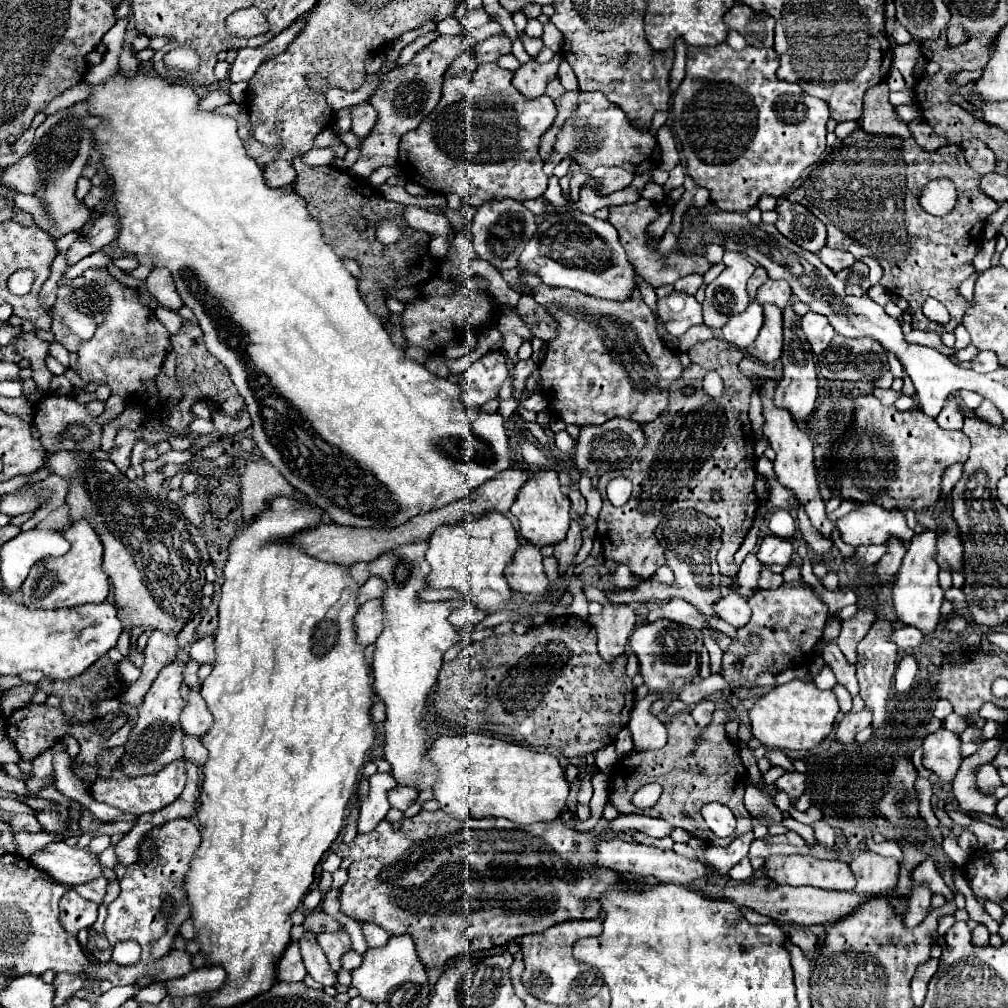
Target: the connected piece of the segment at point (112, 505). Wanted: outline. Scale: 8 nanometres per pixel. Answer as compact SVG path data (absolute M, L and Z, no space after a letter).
M59 450L47 456L45 468L69 482L69 492L65 498L69 518L73 522L87 520L103 542L103 570L109 574L115 586L115 604L119 606L119 620L123 622L123 628L179 634L181 628L201 610L201 588L205 584L203 568L209 564L209 552L201 532L183 516L177 504L169 502L165 496L153 496L137 488L133 480L117 472L117 466L111 460L95 460L83 450Z

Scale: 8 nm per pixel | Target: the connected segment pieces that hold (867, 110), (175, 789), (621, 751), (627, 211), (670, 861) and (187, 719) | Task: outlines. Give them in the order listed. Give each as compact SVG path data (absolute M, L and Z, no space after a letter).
M887 82L869 88L869 92L865 94L861 128L869 134L893 134L903 138L911 136L907 122L903 122L895 114L895 106L889 102Z
M175 760L173 764L165 766L161 772L157 772L157 776L141 776L141 778L127 778L121 774L119 766L113 768L113 776L109 780L101 780L97 778L91 786L91 796L97 802L105 802L125 814L145 814L145 812L157 812L161 808L165 808L167 804L171 804L175 798L179 798L179 794L183 792L185 786L185 762L183 760Z
M623 728L623 730L619 732L619 736L617 736L617 740L615 740L614 744L617 746L616 752L619 758L633 750L633 740L631 740L629 728Z
M641 198L635 204L623 204L623 206L611 206L609 208L609 222L617 228L619 242L623 244L623 248L625 248L625 252L629 256L629 262L635 266L635 272L639 276L643 276L649 284L653 284L657 288L657 286L665 286L665 284L675 284L679 278L689 276L689 274L701 274L703 276L711 266L721 262L725 250L717 248L717 244L709 244L705 256L681 256L675 250L667 260L661 260L655 252L649 250L647 234L645 234L647 226L657 218L659 218L659 214L655 210L655 204L651 200L645 200L645 198Z
M605 840L597 848L597 864L613 868L619 874L635 874L635 876L653 876L661 882L675 882L675 884L693 884L695 880L707 880L709 868L701 860L685 858L675 854L673 850L659 850L659 848L649 848L641 844L631 844L623 840Z
M199 688L191 690L189 700L187 700L185 708L181 710L181 728L183 728L183 732L201 738L211 726L213 726L213 716L211 716Z

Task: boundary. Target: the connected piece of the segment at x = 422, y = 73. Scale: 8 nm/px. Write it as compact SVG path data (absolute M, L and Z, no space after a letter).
M439 36L427 48L417 52L409 64L397 66L391 72L387 72L385 80L377 86L375 94L371 96L371 106L379 114L377 124L373 126L373 132L365 136L365 140L361 140L361 158L349 168L349 172L361 178L369 178L375 168L397 164L397 144L401 136L409 130L415 130L421 124L421 120L437 106L441 98L445 70L467 48L469 36Z

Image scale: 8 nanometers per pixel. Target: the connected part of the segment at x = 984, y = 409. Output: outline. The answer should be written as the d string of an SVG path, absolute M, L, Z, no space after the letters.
M985 400L977 410L975 410L975 414L979 416L979 418L985 418L989 424L993 424L993 426L1003 426L1003 416L999 416L999 411L996 408L993 402L989 402L989 400Z

